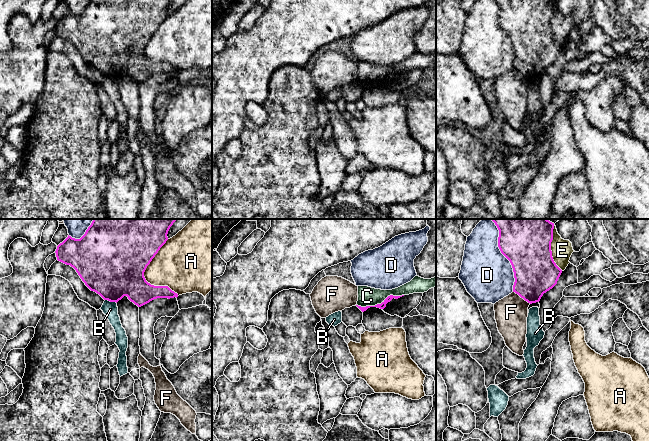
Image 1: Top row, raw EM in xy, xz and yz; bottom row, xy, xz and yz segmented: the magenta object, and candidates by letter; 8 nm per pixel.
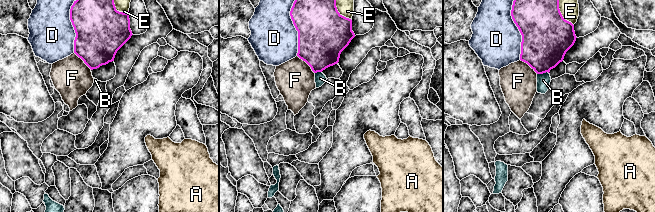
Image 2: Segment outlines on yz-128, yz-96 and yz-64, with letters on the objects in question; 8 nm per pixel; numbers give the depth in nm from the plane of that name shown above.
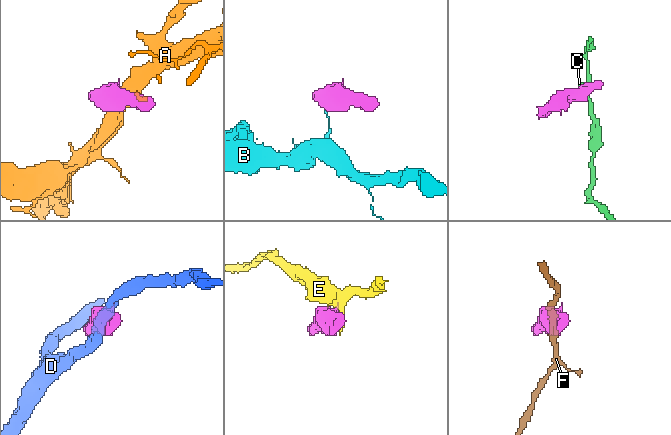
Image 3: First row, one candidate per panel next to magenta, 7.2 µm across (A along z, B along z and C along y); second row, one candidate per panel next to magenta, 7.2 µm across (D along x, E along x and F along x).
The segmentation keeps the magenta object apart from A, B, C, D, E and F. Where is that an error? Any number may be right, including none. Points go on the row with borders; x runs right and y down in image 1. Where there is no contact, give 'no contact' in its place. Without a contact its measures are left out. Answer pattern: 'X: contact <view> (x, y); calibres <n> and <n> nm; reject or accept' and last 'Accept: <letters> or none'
A: contact xy (143, 276); calibres 500 and 320 nm; reject
B: contact xy (111, 301); calibres 460 and 120 nm; reject
C: contact xz (381, 303); calibres 50 and 160 nm; reject
D: contact yz (503, 254); calibres 440 and 400 nm; reject
E: contact yz (550, 247); calibres 440 and 160 nm; reject
F: contact yz (522, 297); calibres 340 and 260 nm; reject
Accept: none

